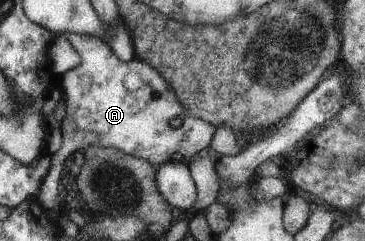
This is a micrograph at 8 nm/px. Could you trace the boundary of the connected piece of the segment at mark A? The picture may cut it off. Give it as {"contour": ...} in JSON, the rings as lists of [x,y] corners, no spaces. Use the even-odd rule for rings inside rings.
{"contour":[[[69,33],[68,39],[77,49],[78,56],[82,58],[82,64],[78,64],[73,71],[65,72],[58,77],[57,81],[62,95],[61,103],[64,104],[64,120],[60,122],[62,130],[62,142],[60,148],[50,155],[50,164],[46,176],[42,179],[41,191],[34,197],[42,203],[45,211],[57,219],[59,213],[58,196],[56,183],[59,179],[60,170],[64,162],[75,152],[75,149],[84,149],[88,145],[96,145],[100,148],[117,148],[130,156],[142,156],[142,159],[149,161],[151,165],[158,165],[166,161],[183,161],[196,152],[206,148],[210,139],[213,138],[215,126],[209,121],[204,121],[198,117],[186,116],[184,106],[177,100],[176,94],[169,85],[168,81],[148,63],[142,59],[134,58],[128,62],[120,60],[112,49],[100,40],[98,36],[86,36],[86,34]],[[128,72],[135,72],[141,78],[141,86],[137,90],[128,90],[124,87],[124,76]],[[86,75],[90,79],[90,84],[84,86],[80,77]]]}

